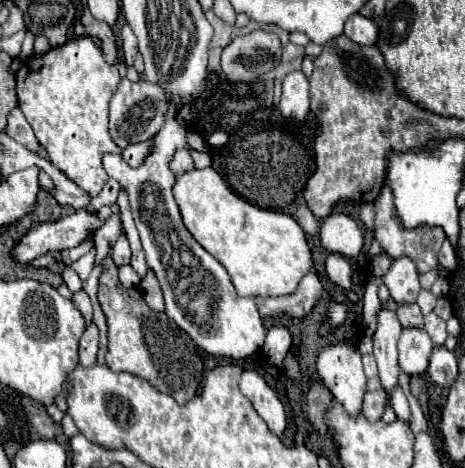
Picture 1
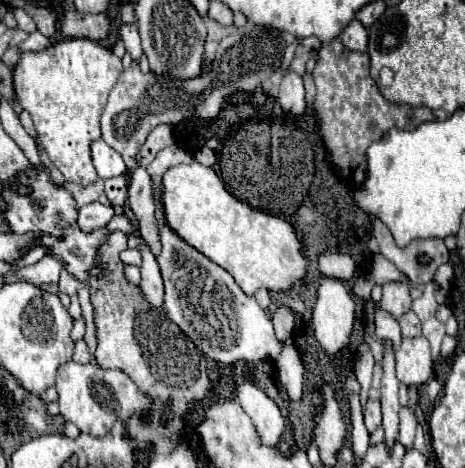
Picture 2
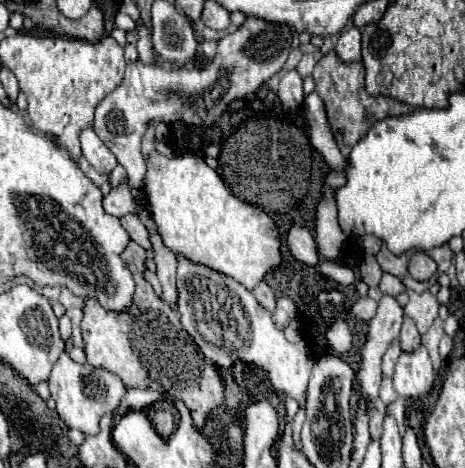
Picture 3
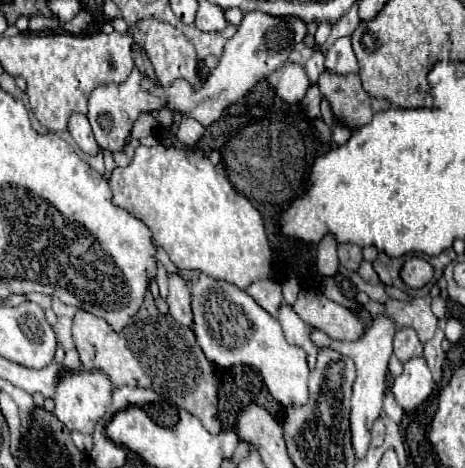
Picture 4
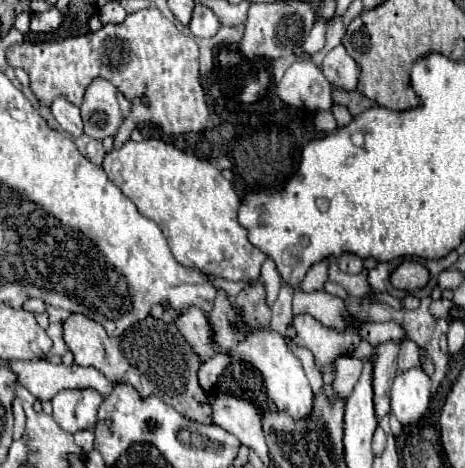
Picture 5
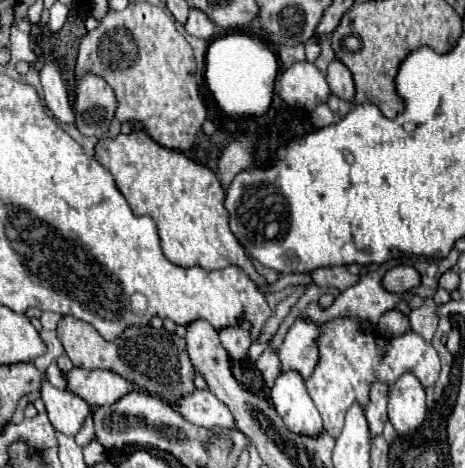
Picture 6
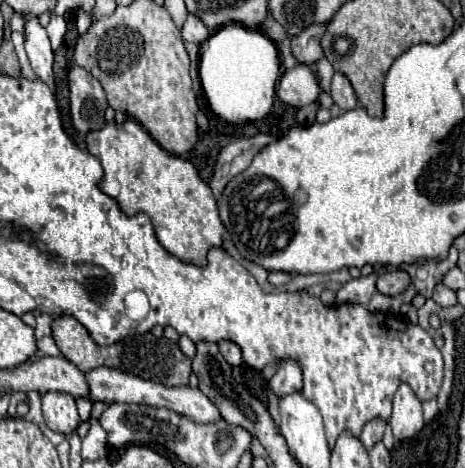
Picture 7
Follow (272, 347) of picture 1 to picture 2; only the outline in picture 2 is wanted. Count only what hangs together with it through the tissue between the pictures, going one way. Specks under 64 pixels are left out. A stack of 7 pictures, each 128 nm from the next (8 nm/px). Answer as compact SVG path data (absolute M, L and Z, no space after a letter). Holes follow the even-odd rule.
M280 306L280 308L274 312L272 322L274 322L274 332L276 332L276 338L278 338L280 342L284 342L284 340L292 334L292 328L294 328L294 316L292 316L290 308Z

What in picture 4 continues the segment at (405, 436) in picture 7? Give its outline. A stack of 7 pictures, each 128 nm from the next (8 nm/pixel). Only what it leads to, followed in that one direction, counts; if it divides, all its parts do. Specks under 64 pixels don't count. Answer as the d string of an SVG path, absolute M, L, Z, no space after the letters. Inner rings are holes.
M422 356L404 362L404 372L392 384L392 392L406 412L412 412L416 406L420 406L432 394L432 390L434 380Z

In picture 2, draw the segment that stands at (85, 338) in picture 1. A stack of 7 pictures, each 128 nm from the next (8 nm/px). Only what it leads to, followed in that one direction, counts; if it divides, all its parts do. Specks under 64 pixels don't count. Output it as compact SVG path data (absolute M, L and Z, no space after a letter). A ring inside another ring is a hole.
M78 340L78 342L76 342L74 360L76 360L78 364L88 364L88 362L92 362L92 354L88 352L88 346L86 346L84 340Z

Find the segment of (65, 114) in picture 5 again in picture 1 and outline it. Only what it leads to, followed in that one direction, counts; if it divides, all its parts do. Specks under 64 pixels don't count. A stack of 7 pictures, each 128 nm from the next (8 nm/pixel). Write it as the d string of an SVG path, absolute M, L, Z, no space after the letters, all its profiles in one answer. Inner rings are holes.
M168 102L164 126L156 136L152 136L152 152L138 168L128 166L120 154L104 156L102 164L106 174L116 178L128 192L132 216L146 254L146 264L156 274L164 292L166 316L174 320L208 354L246 358L262 348L266 328L258 314L256 300L240 298L236 294L226 268L194 240L182 222L180 208L172 196L176 174L168 166L174 152L186 146L186 130L176 122L176 110L176 104Z

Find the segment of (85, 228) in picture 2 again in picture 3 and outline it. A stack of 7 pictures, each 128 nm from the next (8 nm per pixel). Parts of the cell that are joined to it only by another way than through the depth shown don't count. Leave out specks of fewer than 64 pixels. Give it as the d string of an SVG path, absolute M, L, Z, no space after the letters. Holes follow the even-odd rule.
M120 184L118 188L114 188L106 198L104 198L104 212L110 216L124 216L124 214L136 214L136 200L130 194L128 184Z

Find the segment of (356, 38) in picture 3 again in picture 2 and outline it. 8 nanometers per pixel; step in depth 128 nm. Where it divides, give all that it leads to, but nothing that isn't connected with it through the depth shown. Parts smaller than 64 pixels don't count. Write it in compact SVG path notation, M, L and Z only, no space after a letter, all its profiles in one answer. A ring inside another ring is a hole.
M352 20L340 34L340 40L346 48L364 52L368 48L368 30L358 20Z

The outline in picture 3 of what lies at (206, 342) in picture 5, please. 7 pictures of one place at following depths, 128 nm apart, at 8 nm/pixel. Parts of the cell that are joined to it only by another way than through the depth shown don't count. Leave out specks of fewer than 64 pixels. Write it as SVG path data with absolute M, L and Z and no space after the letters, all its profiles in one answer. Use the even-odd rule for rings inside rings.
M246 18L246 22L234 34L224 36L220 42L226 44L218 44L214 60L202 70L168 66L162 68L158 64L144 66L142 62L128 64L120 86L114 88L96 108L94 132L114 152L118 162L128 172L128 186L138 202L136 216L142 220L150 234L156 274L162 284L162 300L172 308L176 308L176 256L170 248L164 246L158 226L152 220L150 210L144 206L148 196L144 192L146 160L140 152L142 138L152 122L156 126L160 122L170 124L180 120L192 126L210 126L232 100L254 94L270 76L282 70L292 44L292 28L284 24L270 24L260 18Z

